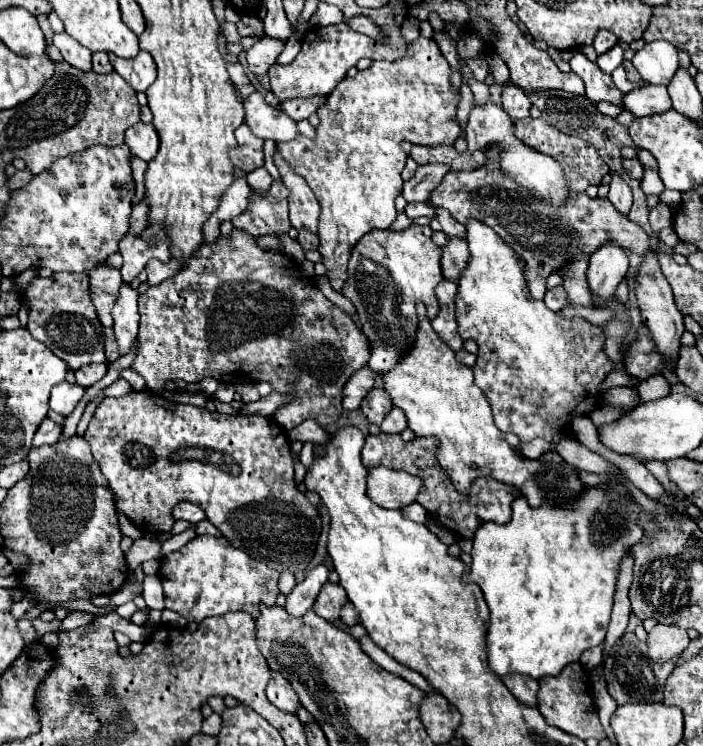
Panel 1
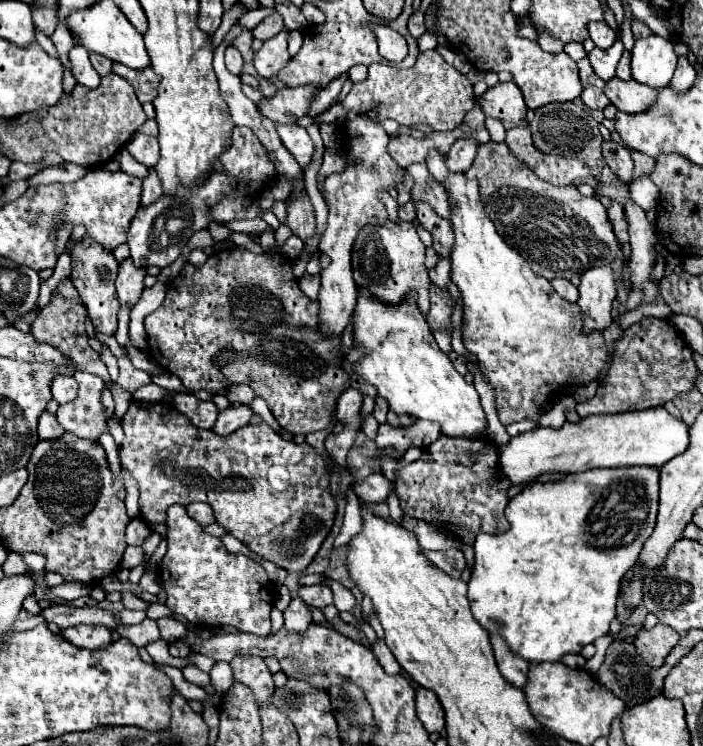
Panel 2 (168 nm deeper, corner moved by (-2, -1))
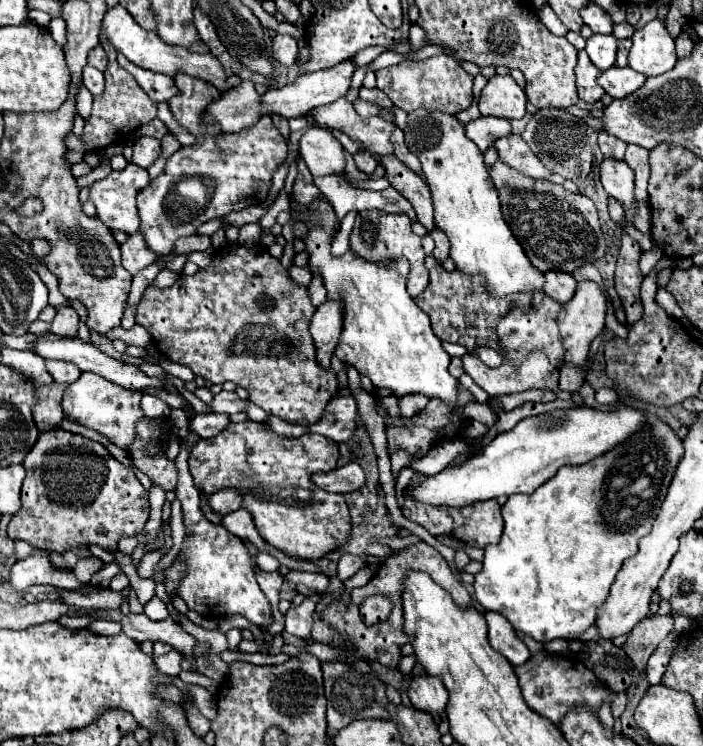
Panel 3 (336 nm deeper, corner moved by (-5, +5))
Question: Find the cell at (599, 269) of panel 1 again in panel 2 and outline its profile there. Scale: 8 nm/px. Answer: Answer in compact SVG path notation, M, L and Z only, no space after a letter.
M609 265L593 267L581 275L577 305L583 311L583 333L603 333L613 323L611 303L615 295L615 277Z

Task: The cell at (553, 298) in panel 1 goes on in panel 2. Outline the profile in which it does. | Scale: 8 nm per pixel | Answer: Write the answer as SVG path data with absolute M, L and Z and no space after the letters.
M553 279L551 285L553 285L553 289L555 289L563 299L567 299L567 301L571 301L571 303L577 301L577 287L575 287L571 281L567 281L567 279Z

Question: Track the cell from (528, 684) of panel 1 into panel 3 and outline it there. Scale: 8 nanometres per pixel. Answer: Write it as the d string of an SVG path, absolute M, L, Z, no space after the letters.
M486 613L484 617L488 621L490 645L498 653L502 653L514 667L522 665L530 657L530 653L524 641L514 633L514 629L510 629L510 623L500 613Z

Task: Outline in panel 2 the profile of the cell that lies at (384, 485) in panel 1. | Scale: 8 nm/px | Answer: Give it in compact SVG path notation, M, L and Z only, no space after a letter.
M369 475L367 479L353 483L351 489L363 503L381 503L387 501L391 483L385 475Z

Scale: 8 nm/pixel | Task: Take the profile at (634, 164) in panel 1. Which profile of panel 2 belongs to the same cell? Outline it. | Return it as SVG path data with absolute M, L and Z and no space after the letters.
M605 141L603 147L603 157L607 161L607 165L611 167L611 171L621 179L621 181L627 181L631 183L633 179L633 161L631 161L631 155L629 155L629 149L621 147L619 143L615 141Z

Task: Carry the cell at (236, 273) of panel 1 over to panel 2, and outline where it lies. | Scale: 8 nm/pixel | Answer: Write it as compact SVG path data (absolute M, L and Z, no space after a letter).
M231 247L231 249L223 249L217 253L213 253L205 263L203 267L195 269L191 267L189 263L185 265L185 269L169 283L169 289L167 289L167 297L163 301L163 305L153 311L151 315L145 317L145 331L147 331L147 353L151 357L151 361L155 361L159 367L163 367L165 371L177 375L181 379L181 383L185 385L185 389L189 391L207 391L211 395L227 389L229 385L235 385L235 383L245 383L253 389L253 393L261 399L265 399L269 403L269 409L273 413L273 417L279 421L279 425L289 431L289 433L301 433L301 435L309 435L313 431L321 431L325 427L329 427L331 423L331 409L337 405L337 399L339 395L345 391L345 381L347 381L347 387L349 387L349 377L347 373L341 369L341 357L339 357L339 345L341 345L341 339L339 337L333 337L333 339L323 339L321 333L317 331L317 311L319 311L319 303L309 299L307 295L301 293L299 285L297 285L297 279L293 275L293 263L281 255L281 253L261 253L261 255L255 255L247 249L237 249L237 247Z

